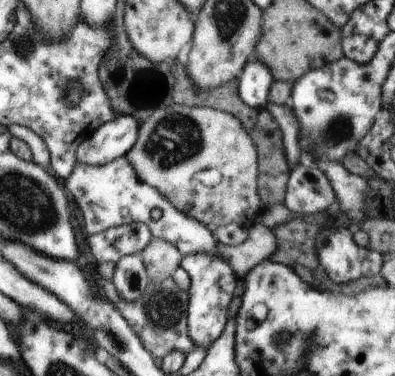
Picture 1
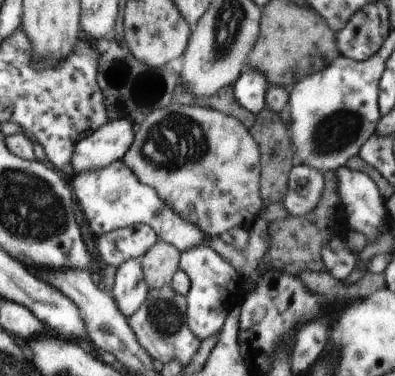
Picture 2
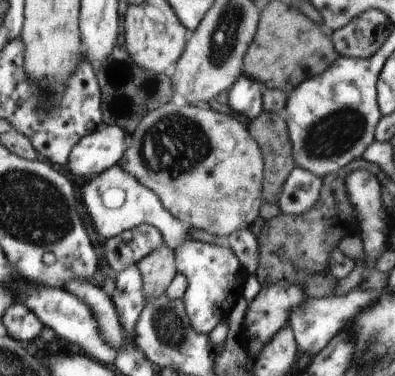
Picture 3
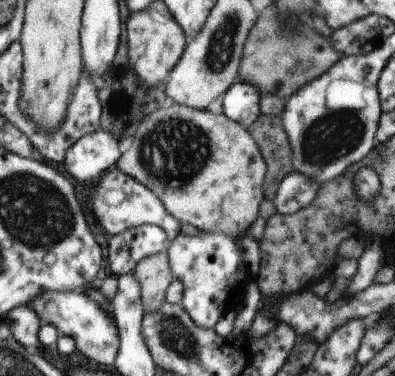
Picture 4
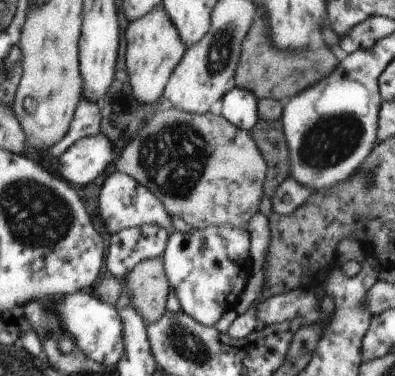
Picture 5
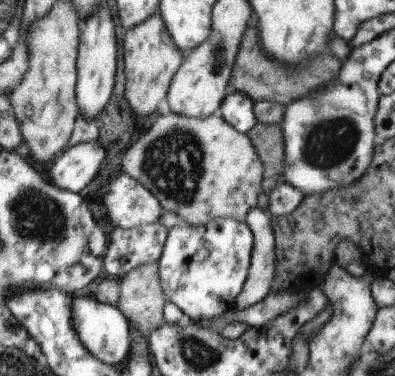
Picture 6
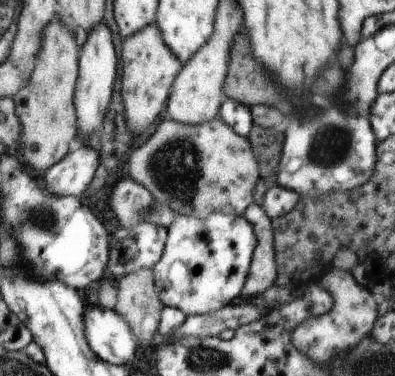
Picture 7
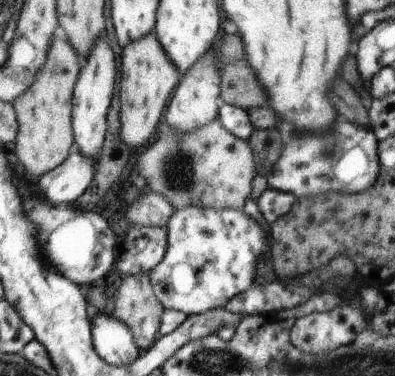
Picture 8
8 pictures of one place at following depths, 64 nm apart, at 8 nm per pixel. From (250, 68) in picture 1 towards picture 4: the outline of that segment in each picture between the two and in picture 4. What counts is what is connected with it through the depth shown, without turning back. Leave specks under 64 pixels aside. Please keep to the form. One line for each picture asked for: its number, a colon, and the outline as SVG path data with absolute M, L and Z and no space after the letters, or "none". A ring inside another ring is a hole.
2: M245 66L241 76L233 82L233 96L239 106L249 110L251 114L259 114L265 108L267 88L269 88L269 82L265 74Z
3: M241 74L239 80L227 90L227 102L235 114L255 120L263 112L263 84Z
4: M237 80L221 98L221 110L223 116L243 130L249 130L251 124L261 116L259 112L259 100L261 94L257 92L255 86L249 82Z

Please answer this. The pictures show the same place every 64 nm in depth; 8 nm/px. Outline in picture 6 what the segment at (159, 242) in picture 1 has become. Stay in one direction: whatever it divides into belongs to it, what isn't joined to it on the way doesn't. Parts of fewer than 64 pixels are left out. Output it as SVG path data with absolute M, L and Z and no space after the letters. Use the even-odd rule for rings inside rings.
M157 262L137 266L119 282L117 310L143 338L163 322L165 296L159 286Z

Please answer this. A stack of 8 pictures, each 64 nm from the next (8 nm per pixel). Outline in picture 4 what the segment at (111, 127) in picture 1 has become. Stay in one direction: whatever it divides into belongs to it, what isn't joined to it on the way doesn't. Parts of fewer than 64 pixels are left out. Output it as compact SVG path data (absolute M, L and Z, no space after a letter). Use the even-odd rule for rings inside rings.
M97 130L93 134L79 138L73 146L69 146L61 164L65 166L65 172L73 180L97 182L99 174L105 174L111 166L117 164L119 158L121 152L115 134Z

